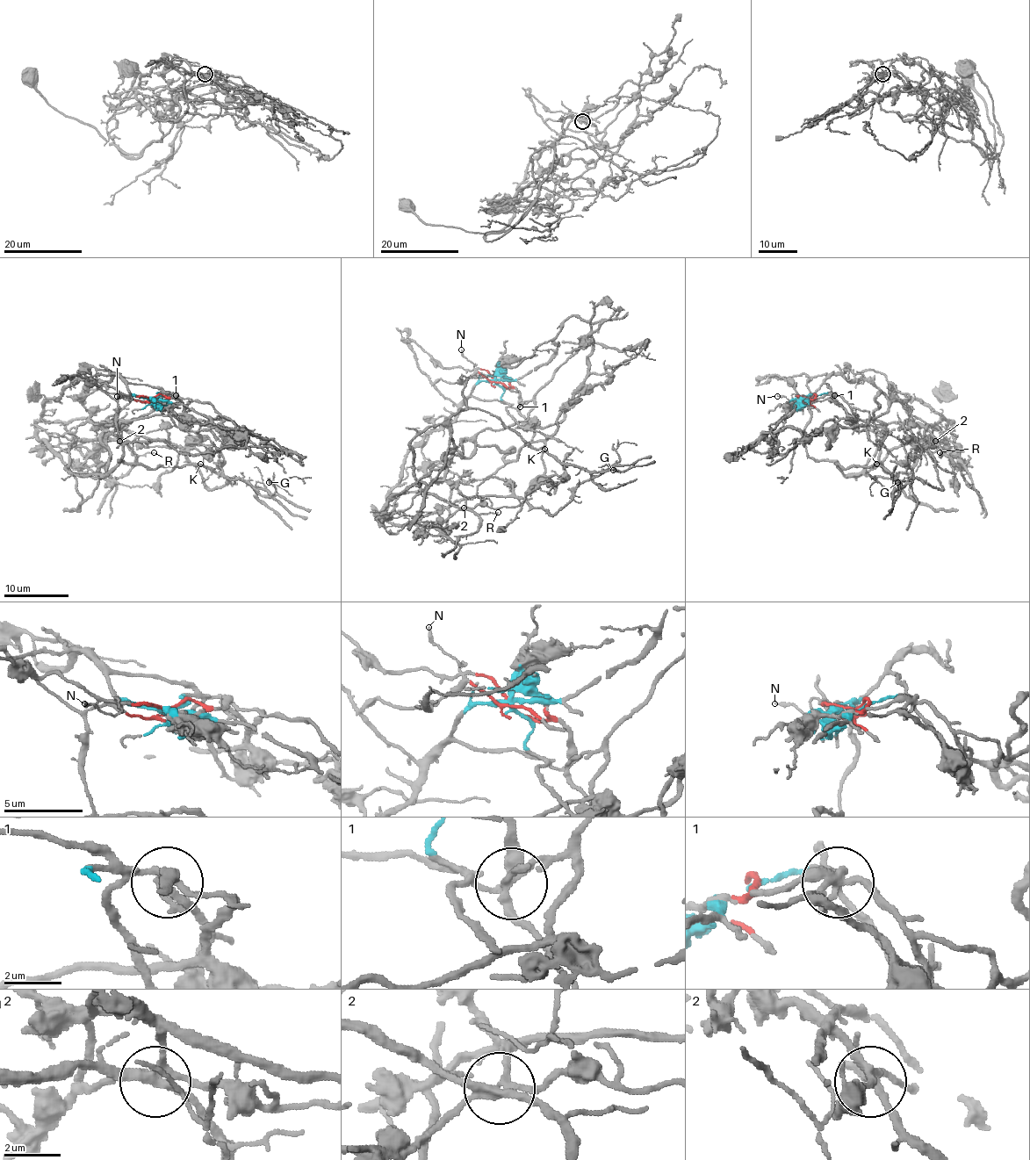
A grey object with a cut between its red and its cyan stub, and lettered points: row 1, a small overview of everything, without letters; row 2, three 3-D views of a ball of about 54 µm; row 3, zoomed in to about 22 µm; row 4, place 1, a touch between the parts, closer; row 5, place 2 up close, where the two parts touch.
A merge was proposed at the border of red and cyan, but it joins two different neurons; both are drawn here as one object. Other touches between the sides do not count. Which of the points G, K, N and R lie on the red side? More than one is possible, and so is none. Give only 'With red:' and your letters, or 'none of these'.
With red: G, K, N, R

